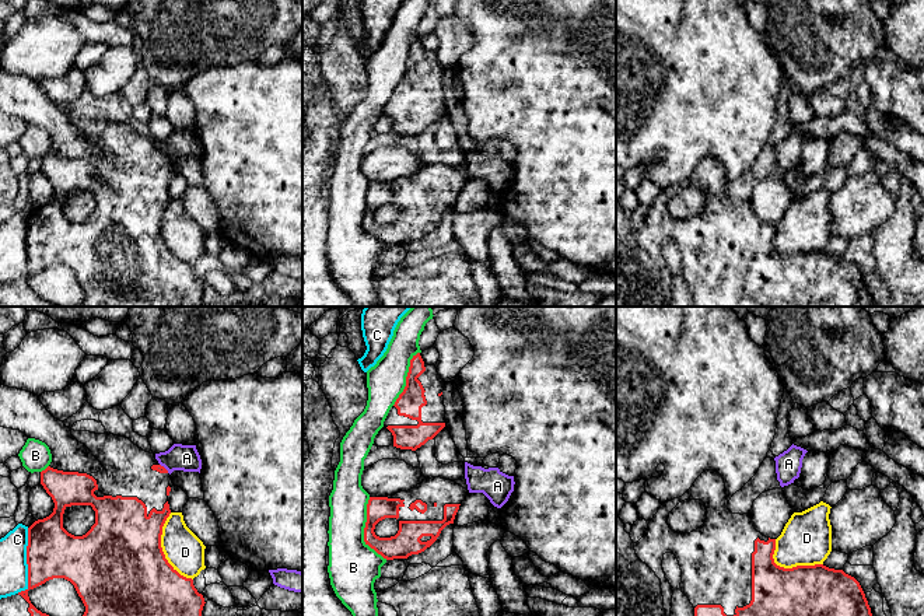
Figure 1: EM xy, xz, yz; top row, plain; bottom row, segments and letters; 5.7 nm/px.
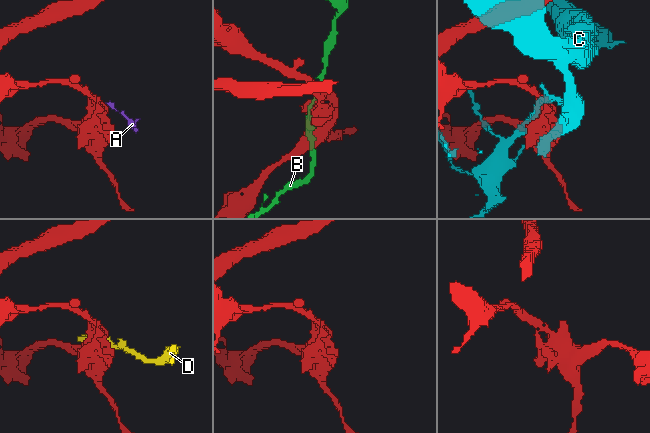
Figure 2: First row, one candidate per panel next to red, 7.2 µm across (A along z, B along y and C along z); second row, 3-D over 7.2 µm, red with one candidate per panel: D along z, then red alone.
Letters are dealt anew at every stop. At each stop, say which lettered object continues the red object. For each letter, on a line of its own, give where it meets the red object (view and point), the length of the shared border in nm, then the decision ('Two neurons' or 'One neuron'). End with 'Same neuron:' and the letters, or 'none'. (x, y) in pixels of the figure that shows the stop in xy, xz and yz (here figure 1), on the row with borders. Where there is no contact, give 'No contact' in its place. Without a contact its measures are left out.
A: Touches red at xy (164, 468). Shared border 80 nm. Two neurons
B: Touches red at xz (364, 531). Shared border 380 nm. Two neurons
C: Touches red at xy (27, 563). Shared border 380 nm. Two neurons
D: Touches red at xy (161, 549). Shared border 420 nm. Two neurons
Same neuron: none

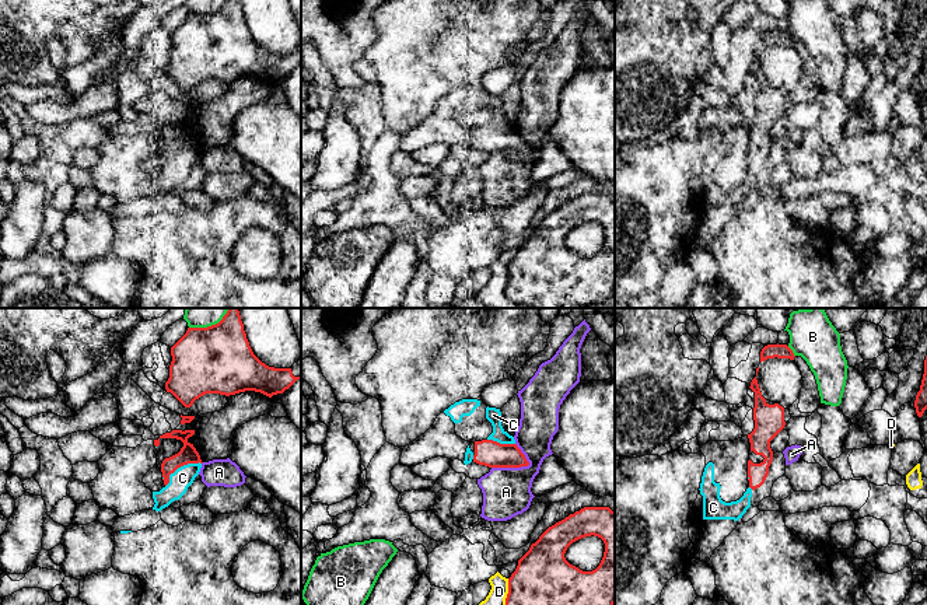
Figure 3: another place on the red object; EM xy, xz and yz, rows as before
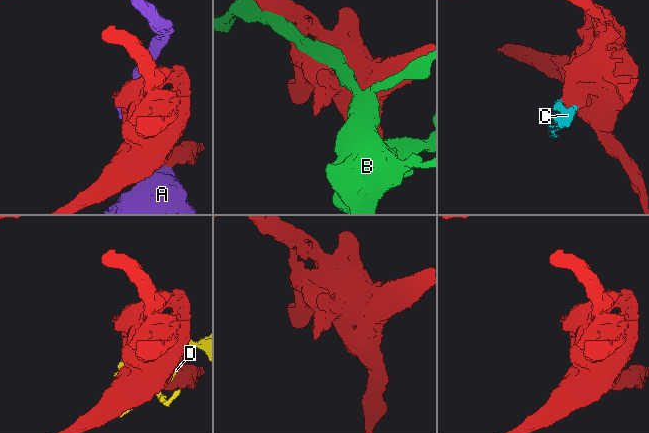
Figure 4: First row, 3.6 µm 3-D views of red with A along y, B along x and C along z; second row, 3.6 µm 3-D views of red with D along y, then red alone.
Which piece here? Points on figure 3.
A: Touches red at xz (510, 467). Shared border 220 nm. Two neurons
B: Touches red at xy (212, 325). Shared border 260 nm. Two neurons
C: Touches red at xy (179, 467). Shared border 240 nm. One neuron
D: Touches red at xz (509, 591). Shared border 150 nm. Two neurons
Same neuron: C

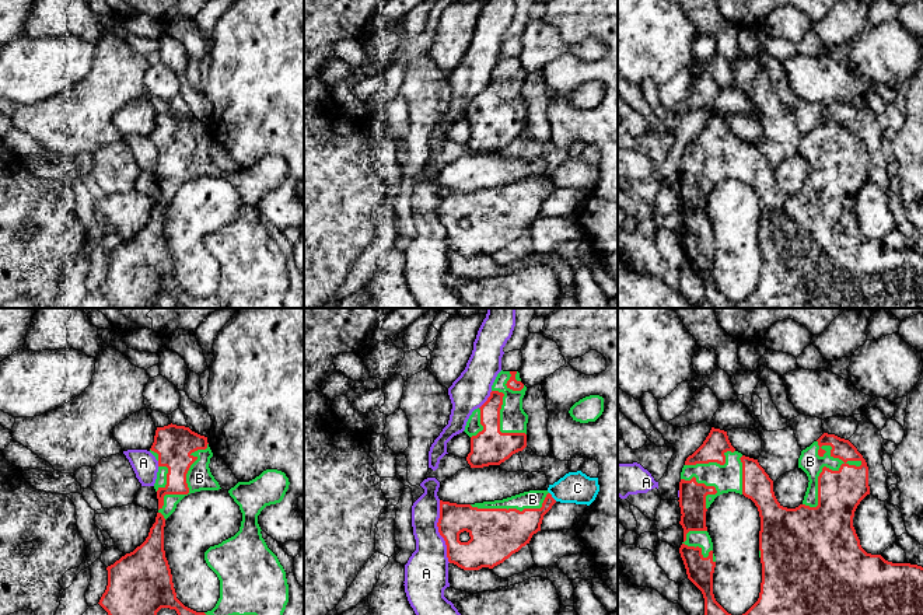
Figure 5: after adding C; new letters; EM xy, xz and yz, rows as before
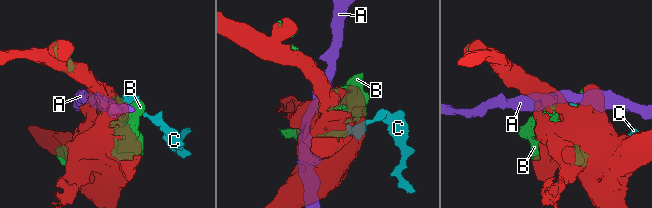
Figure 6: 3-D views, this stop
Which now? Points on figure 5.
A: Touches red at xz (439, 531). Shared border 360 nm. Two neurons
B: Touches red at yz (820, 474). Shared border 420 nm. One neuron
C: Touches red at xz (551, 496). Shared border 70 nm. Two neurons
Same neuron: B

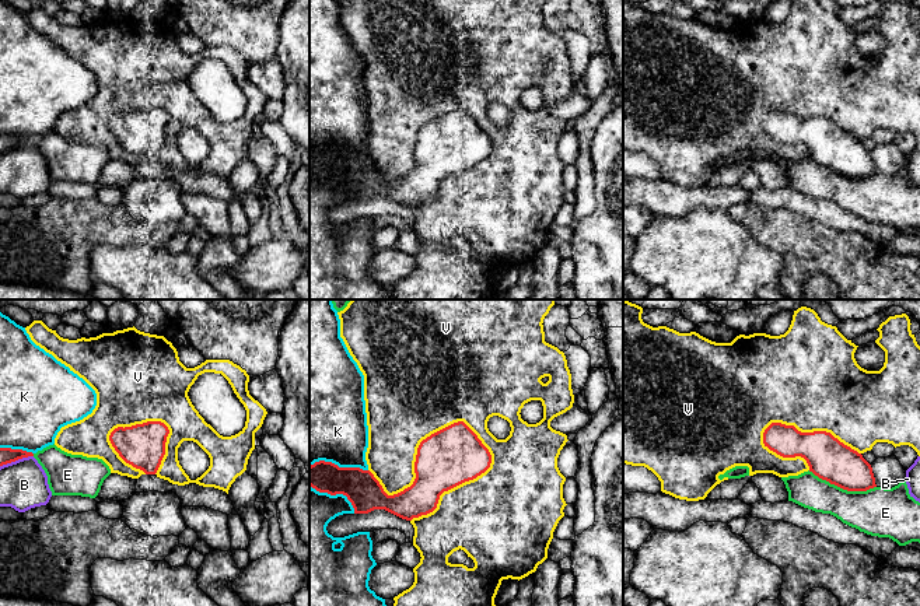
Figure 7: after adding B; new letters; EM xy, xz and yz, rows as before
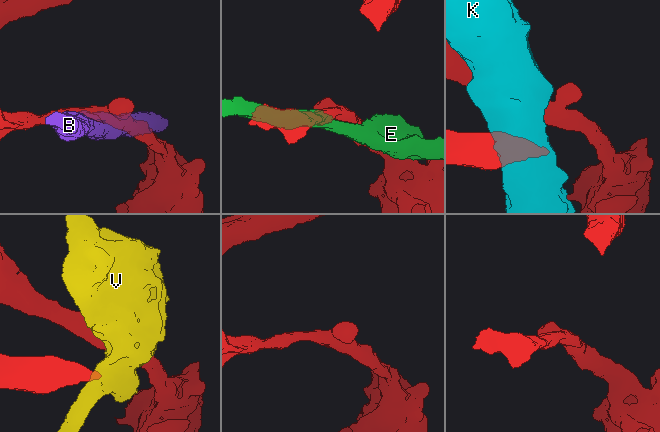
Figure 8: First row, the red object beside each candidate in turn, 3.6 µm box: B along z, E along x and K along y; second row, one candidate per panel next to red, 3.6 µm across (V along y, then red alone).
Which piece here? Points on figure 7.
B: Touches red at xy (16, 459). Shared border 200 nm. Two neurons
E: Touches red at yz (842, 487). Shared border 400 nm. Two neurons
K: Touches red at xz (338, 466). Shared border 340 nm. Two neurons
V: Touches red at xz (417, 449). Shared border 700 nm. Two neurons
Same neuron: none

